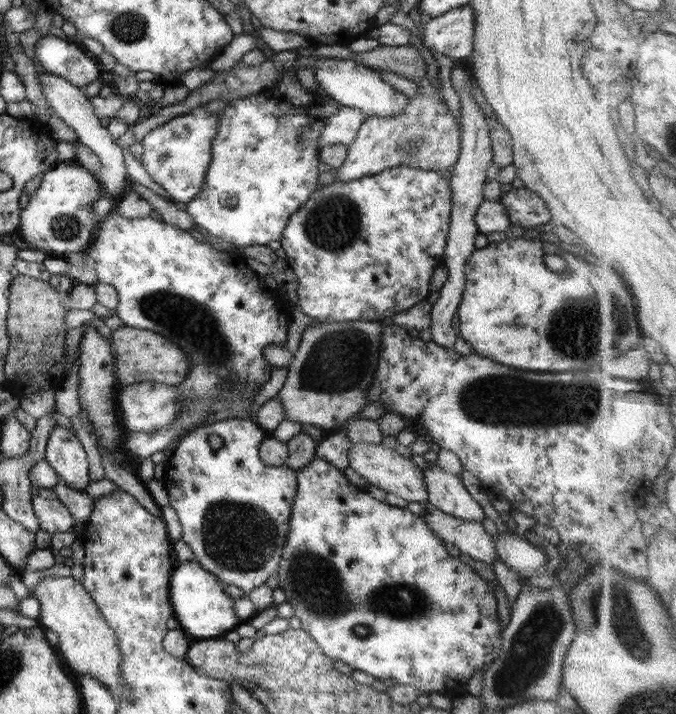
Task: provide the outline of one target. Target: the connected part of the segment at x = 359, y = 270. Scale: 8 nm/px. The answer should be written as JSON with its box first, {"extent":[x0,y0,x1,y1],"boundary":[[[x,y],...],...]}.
{"extent":[280,166,451,323],"boundary":[[[406,166],[374,176],[319,185],[310,200],[294,212],[280,238],[286,261],[298,285],[302,312],[319,323],[381,321],[427,299],[430,278],[442,266],[451,216],[449,179],[430,169]]]}

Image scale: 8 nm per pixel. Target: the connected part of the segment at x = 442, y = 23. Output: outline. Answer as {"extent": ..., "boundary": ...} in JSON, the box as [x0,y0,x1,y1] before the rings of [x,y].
{"extent":[424,4,475,62],"boundary":[[[468,4],[435,16],[424,24],[424,46],[457,62],[473,51],[475,10]]]}

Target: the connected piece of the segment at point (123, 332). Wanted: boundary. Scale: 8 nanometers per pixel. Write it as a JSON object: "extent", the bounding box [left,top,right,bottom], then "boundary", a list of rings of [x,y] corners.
{"extent":[111,326,190,386],"boundary":[[[121,326],[112,332],[111,350],[115,356],[115,373],[120,384],[158,382],[168,386],[179,385],[186,377],[190,361],[181,348],[156,332]]]}

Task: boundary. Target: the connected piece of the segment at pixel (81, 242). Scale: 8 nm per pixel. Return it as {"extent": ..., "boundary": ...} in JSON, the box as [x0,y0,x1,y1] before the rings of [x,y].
{"extent":[17,163,104,258],"boundary":[[[57,163],[43,173],[41,187],[30,194],[30,202],[20,210],[17,234],[34,246],[47,258],[63,258],[67,253],[84,252],[94,238],[97,229],[94,220],[94,203],[104,196],[100,181],[82,165]]]}

